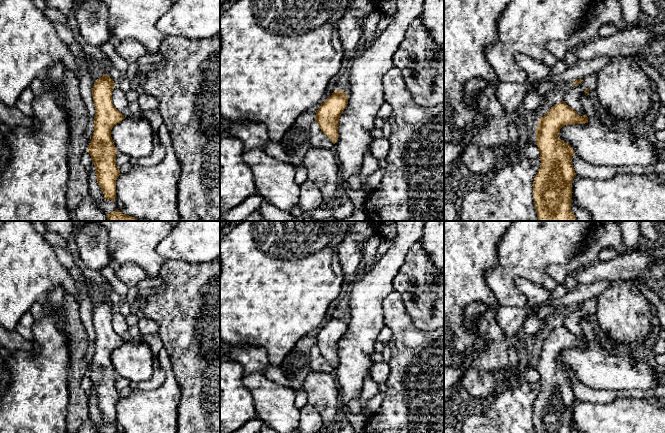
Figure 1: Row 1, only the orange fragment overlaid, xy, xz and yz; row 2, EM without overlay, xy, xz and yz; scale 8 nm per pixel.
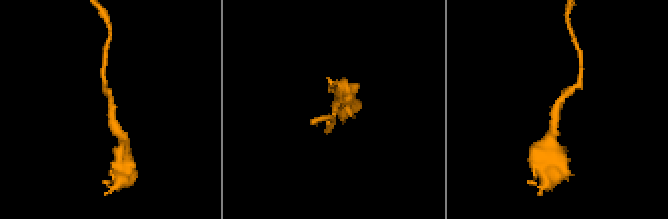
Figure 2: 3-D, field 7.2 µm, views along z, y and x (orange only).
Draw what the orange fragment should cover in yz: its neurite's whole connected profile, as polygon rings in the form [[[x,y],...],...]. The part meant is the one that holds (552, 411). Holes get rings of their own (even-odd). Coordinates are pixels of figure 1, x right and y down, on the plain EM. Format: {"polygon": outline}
{"polygon": [[[564,325],[555,328],[551,333],[539,343],[536,351],[536,369],[540,375],[540,392],[533,405],[533,421],[535,433],[571,433],[572,405],[576,400],[572,389],[572,380],[575,378],[573,372],[563,364],[560,364],[558,358],[565,349],[588,347],[587,339],[579,340],[577,336],[568,330]]]}

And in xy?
{"polygon": [[[104,298],[97,303],[92,312],[95,341],[94,356],[87,376],[95,389],[96,403],[104,422],[115,426],[116,404],[120,399],[116,389],[117,373],[111,361],[112,352],[124,344],[112,326],[112,314],[116,308]]]}

